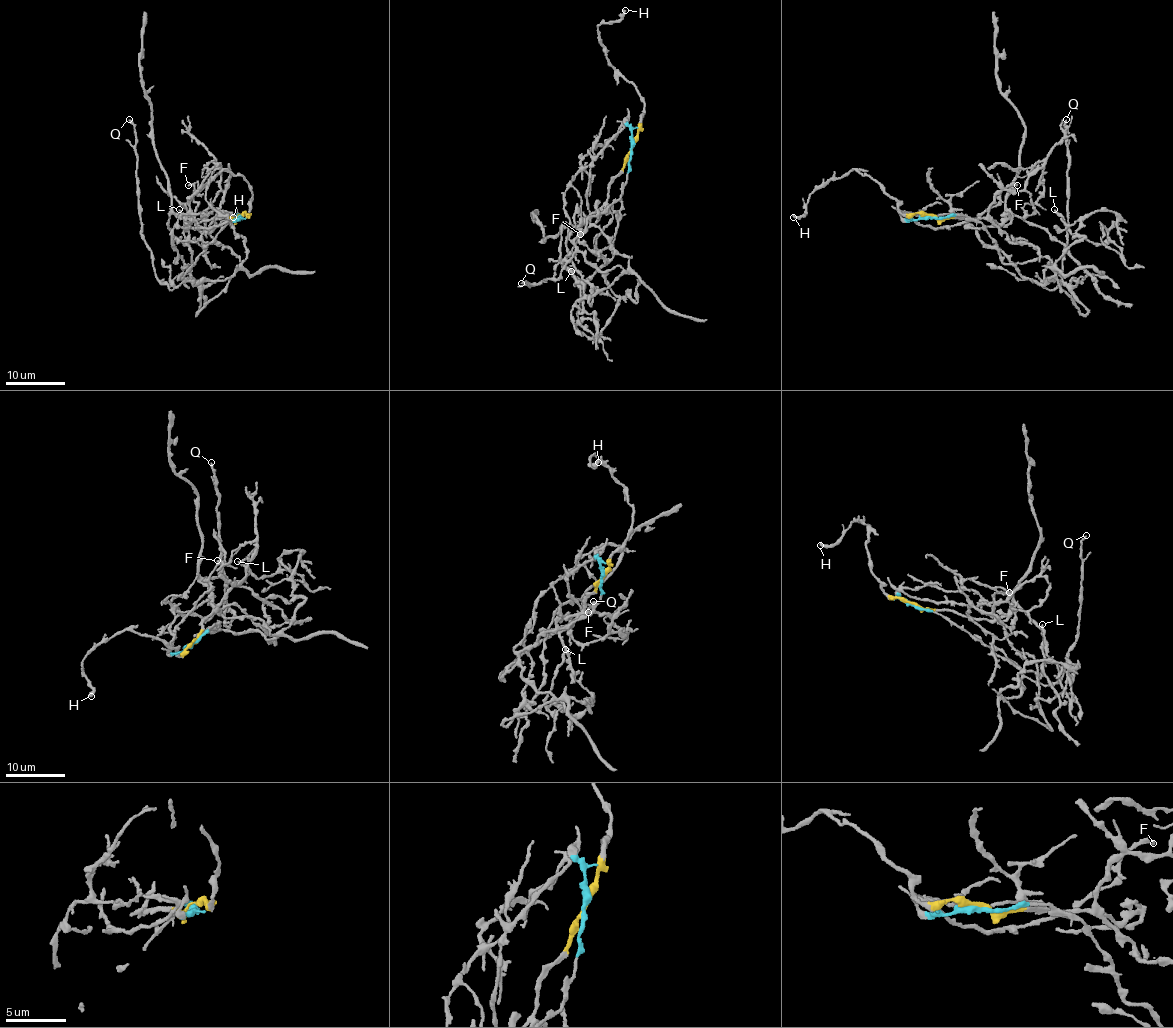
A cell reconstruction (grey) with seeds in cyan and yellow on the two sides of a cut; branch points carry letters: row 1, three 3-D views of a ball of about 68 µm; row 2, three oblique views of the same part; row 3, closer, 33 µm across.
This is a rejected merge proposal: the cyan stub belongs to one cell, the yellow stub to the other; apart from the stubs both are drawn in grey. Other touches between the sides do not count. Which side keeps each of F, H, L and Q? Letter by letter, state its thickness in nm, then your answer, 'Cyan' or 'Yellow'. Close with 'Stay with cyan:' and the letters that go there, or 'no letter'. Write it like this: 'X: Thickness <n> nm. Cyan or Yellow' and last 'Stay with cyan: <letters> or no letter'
F: Thickness 280 nm. Cyan
H: Thickness 360 nm. Yellow
L: Thickness 260 nm. Cyan
Q: Thickness 320 nm. Cyan
Stay with cyan: F, L, Q

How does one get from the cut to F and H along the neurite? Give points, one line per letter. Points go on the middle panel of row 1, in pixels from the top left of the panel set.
F: (632, 147), (626, 117), (625, 125), (594, 160), (587, 209), (590, 213), (585, 229), (579, 234)
H: (632, 147), (644, 98), (607, 57), (597, 27), (601, 23), (618, 20), (625, 10)

